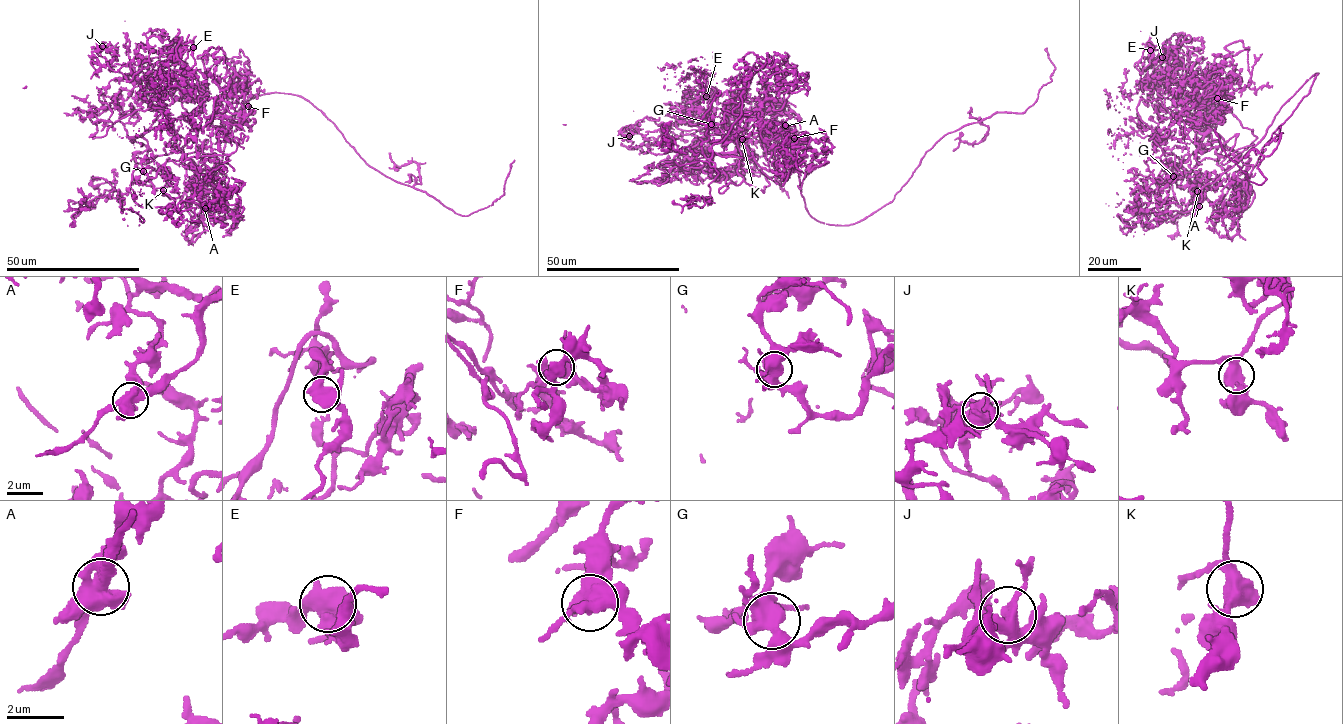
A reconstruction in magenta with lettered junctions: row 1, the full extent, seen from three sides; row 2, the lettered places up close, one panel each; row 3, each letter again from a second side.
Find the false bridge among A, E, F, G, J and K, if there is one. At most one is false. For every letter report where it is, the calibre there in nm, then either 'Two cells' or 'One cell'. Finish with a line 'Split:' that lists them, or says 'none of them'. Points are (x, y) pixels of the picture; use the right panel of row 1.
A: Place: (1199, 206). Thickness 600 nm. Two cells
E: Place: (1150, 50). Thickness 550 nm. One cell
F: Place: (1217, 98). Thickness 500 nm. One cell
G: Place: (1173, 176). Thickness 480 nm. One cell
J: Place: (1162, 57). Thickness 460 nm. One cell
K: Place: (1197, 191). Thickness 500 nm. One cell
Split: A

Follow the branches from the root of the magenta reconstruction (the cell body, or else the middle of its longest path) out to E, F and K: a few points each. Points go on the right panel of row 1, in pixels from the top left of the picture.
E: (1197, 165), (1188, 166), (1189, 156), (1204, 135), (1182, 107), (1178, 71), (1162, 61), (1157, 45), (1150, 50)
F: (1197, 165), (1189, 156), (1204, 135), (1186, 120), (1228, 112), (1208, 96), (1222, 80), (1217, 98)
K: (1197, 165), (1175, 155), (1183, 178), (1129, 207), (1177, 200), (1171, 171), (1197, 191)

